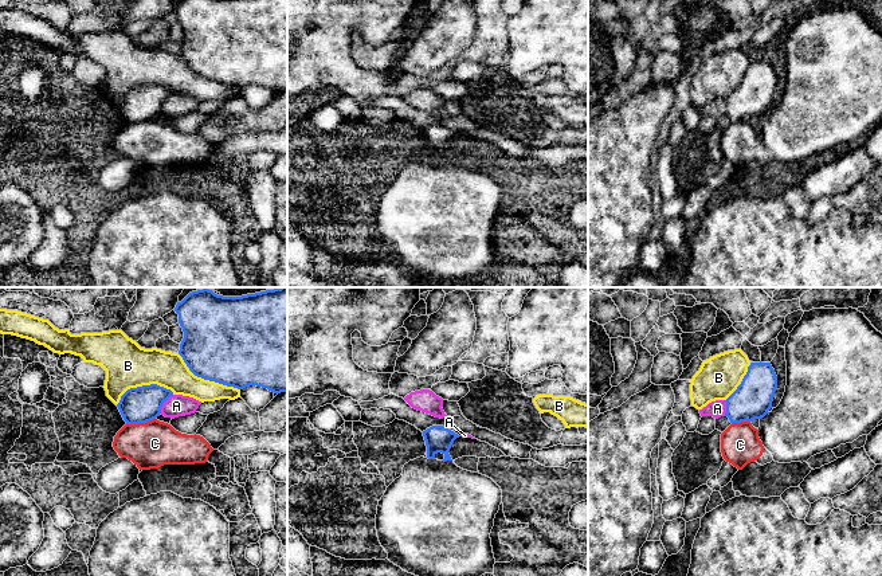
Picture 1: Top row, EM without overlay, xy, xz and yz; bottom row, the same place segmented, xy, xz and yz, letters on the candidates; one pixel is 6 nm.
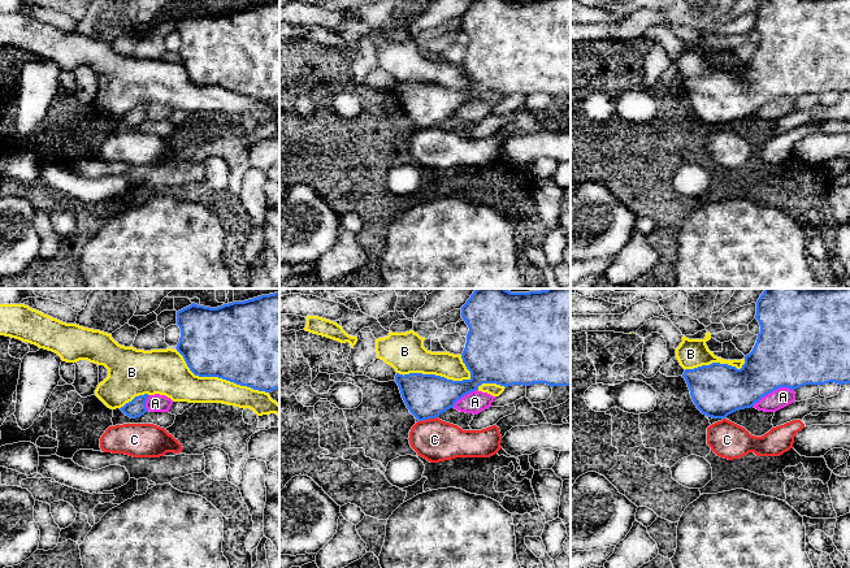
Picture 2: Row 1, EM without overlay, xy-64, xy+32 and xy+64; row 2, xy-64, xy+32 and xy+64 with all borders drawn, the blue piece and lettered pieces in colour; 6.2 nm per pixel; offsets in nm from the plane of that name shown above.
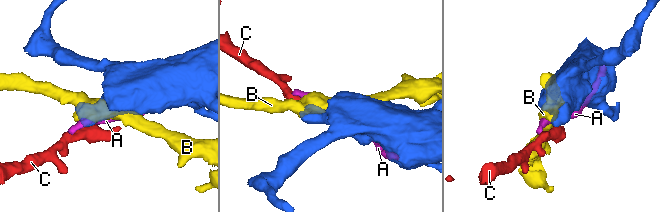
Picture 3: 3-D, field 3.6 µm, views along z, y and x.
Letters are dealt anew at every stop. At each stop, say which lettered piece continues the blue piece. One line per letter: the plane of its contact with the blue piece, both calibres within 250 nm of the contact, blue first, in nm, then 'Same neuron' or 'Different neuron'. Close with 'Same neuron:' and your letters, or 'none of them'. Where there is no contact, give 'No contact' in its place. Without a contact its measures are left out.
A: Touches blue in xy. Thickness 220 nm (blue) against 130 nm. Different neuron
B: Touches blue in xy. Thickness 500 nm (blue) against 220 nm. Different neuron
C: Touches blue in xy. Thickness 220 nm (blue) against 280 nm. Different neuron
Same neuron: none of them

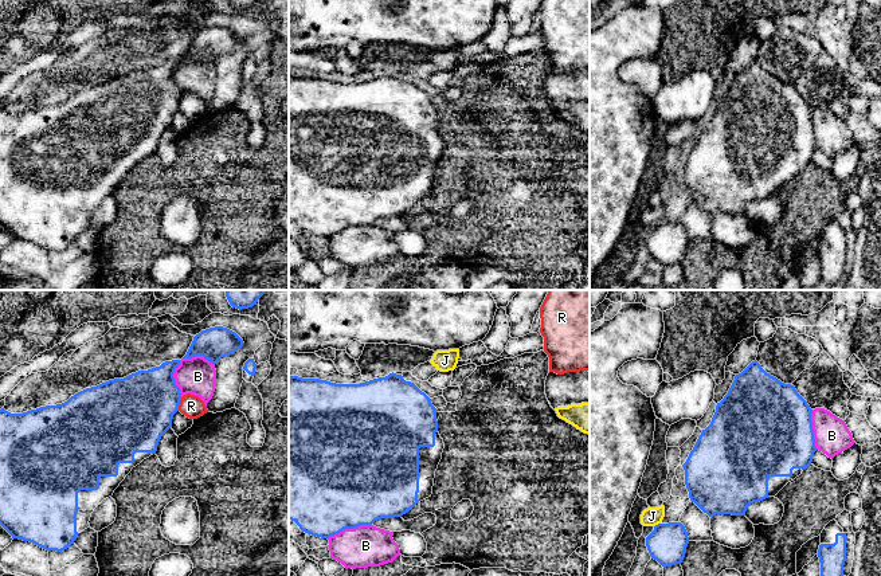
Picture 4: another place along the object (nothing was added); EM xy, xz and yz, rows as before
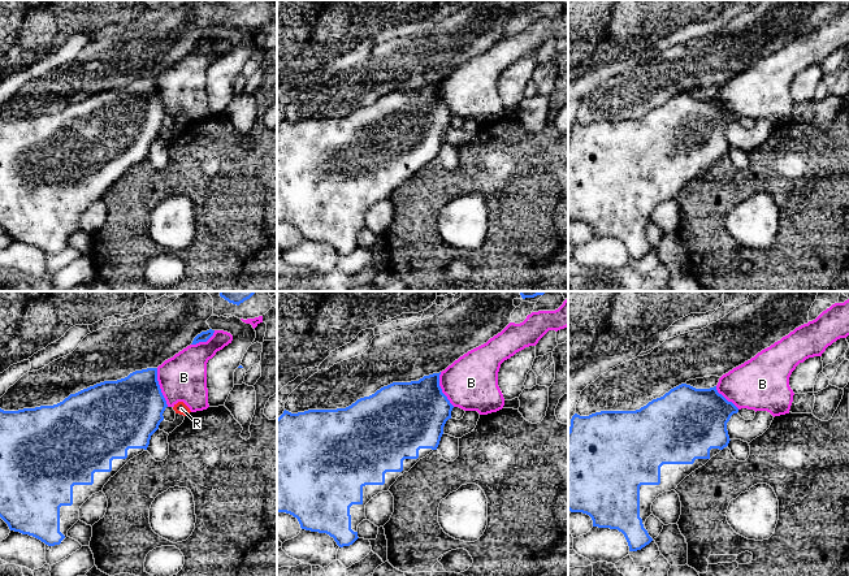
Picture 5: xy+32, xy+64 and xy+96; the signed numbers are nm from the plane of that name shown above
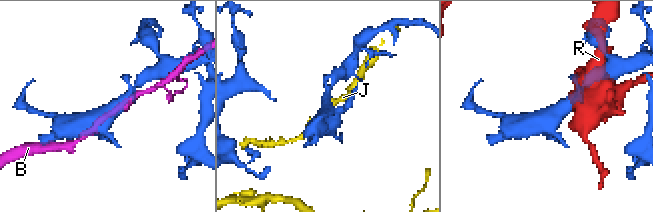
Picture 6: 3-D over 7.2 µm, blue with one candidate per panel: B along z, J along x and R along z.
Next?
B: Touches blue in xz. Thickness 500 nm (blue) against 260 nm. Different neuron
J: Touches blue in yz. Thickness 240 nm (blue) against 110 nm. Different neuron
R: Touches blue in xy. Thickness 420 nm (blue) against 140 nm. Different neuron
Same neuron: none of them

